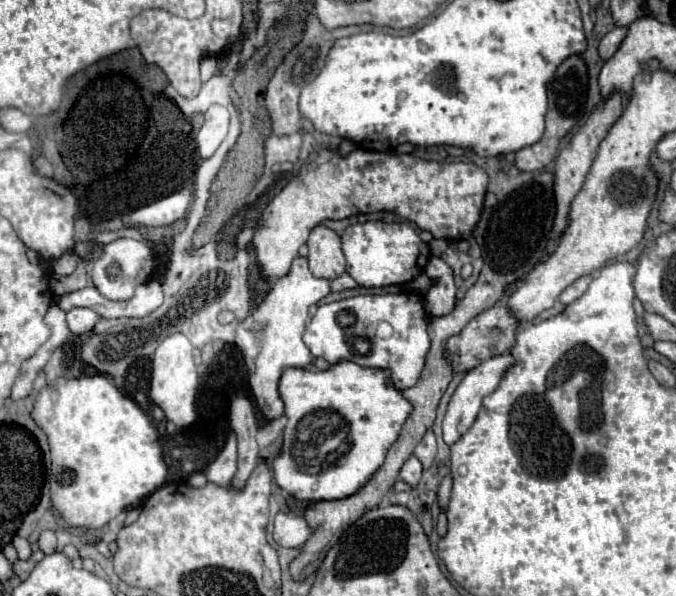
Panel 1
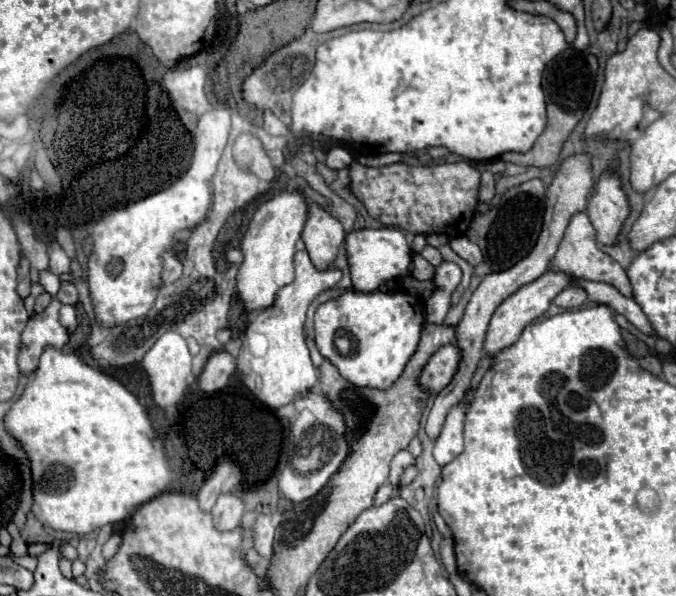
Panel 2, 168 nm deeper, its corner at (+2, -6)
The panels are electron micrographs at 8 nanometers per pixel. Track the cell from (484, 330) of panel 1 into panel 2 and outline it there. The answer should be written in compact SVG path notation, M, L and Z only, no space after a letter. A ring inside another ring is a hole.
M448 343L440 347L428 361L428 365L422 371L420 385L430 391L442 391L458 373L462 361L462 351L456 343Z

